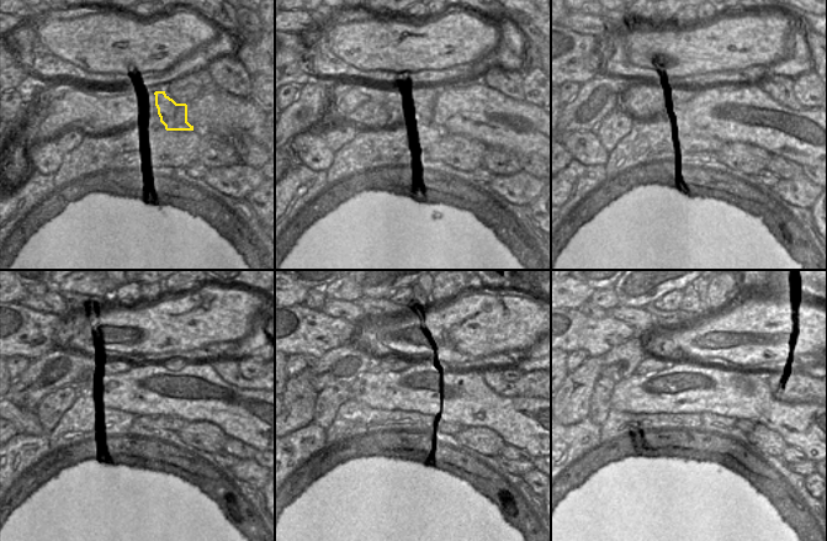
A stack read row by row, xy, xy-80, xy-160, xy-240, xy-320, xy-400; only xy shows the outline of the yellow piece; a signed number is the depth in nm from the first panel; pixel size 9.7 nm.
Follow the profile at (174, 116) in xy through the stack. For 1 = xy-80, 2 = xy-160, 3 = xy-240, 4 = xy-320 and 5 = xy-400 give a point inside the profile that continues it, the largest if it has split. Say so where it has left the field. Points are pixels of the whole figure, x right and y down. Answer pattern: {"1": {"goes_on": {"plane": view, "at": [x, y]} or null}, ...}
{"1": {"goes_on": {"plane": "xy-80", "at": [424, 96]}}, "2": {"goes_on": {"plane": "xy-160", "at": [684, 94]}}, "3": {"goes_on": {"plane": "xy-240", "at": [115, 365]}}, "4": {"goes_on": {"plane": "xy-320", "at": [377, 365]}}, "5": {"goes_on": {"plane": "xy-400", "at": [650, 365]}}}

